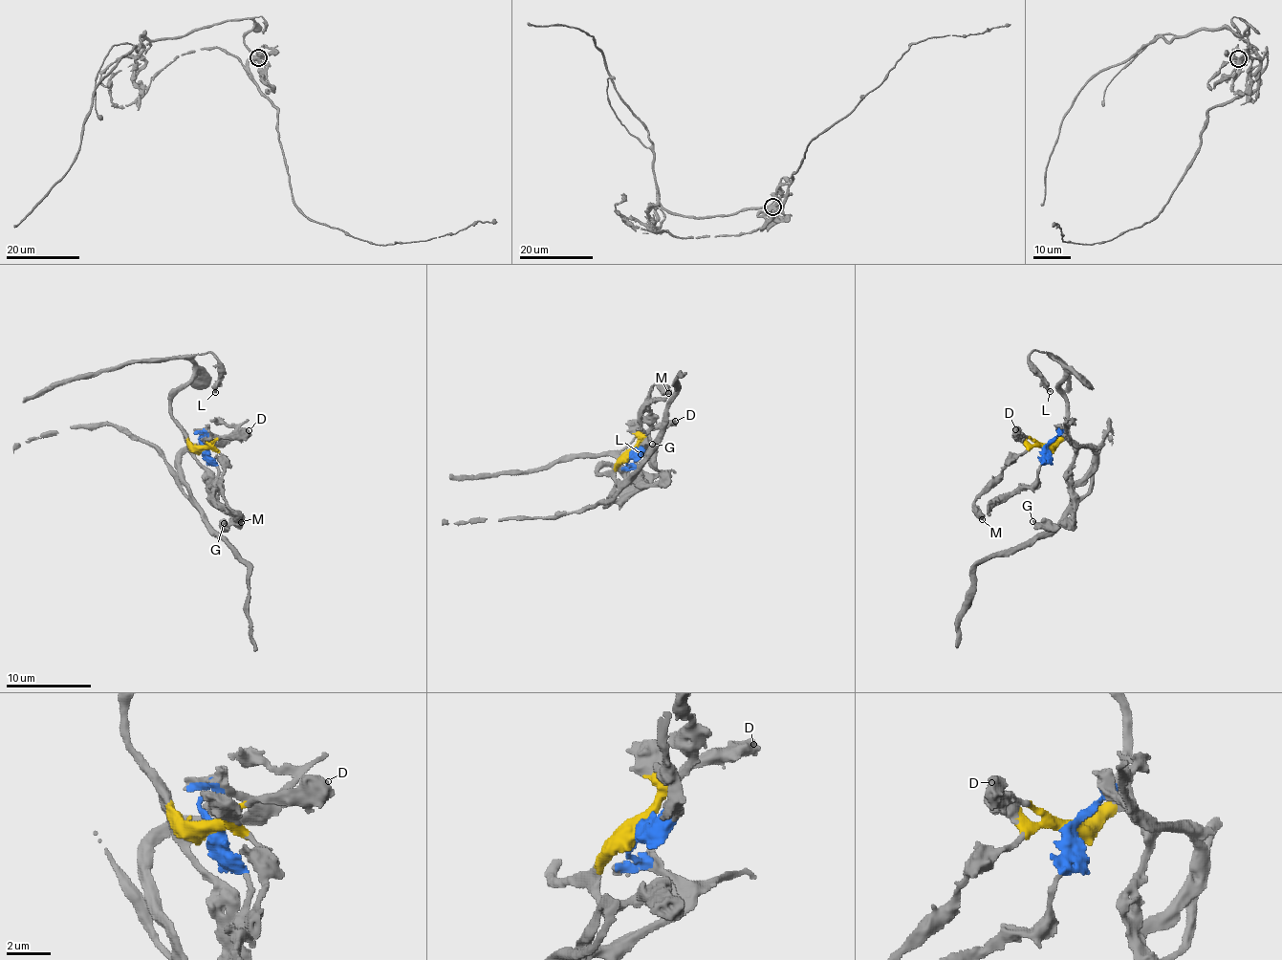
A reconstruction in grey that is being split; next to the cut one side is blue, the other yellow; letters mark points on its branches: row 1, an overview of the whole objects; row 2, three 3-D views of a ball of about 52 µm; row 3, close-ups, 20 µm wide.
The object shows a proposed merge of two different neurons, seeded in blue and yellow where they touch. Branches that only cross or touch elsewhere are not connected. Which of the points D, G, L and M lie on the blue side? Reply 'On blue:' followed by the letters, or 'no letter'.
On blue: no letter

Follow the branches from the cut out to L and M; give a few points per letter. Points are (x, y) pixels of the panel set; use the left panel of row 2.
L: (204, 447), (195, 447), (171, 414), (171, 397), (190, 378), (193, 358), (210, 352), (219, 371), (214, 391)
M: (204, 447), (214, 447), (221, 454), (222, 499), (241, 522)

